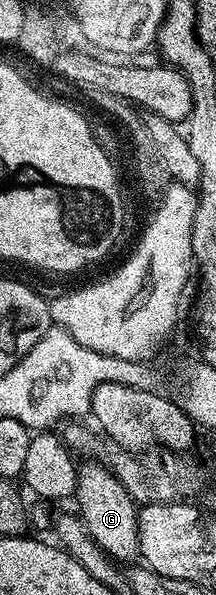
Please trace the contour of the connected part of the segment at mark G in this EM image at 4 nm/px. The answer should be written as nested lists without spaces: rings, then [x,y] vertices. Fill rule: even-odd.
[[[100,461],[81,463],[77,473],[76,510],[87,525],[87,533],[101,546],[106,555],[114,561],[138,558],[141,550],[139,525],[137,524],[138,504],[127,493],[127,489],[118,481],[108,467]]]

